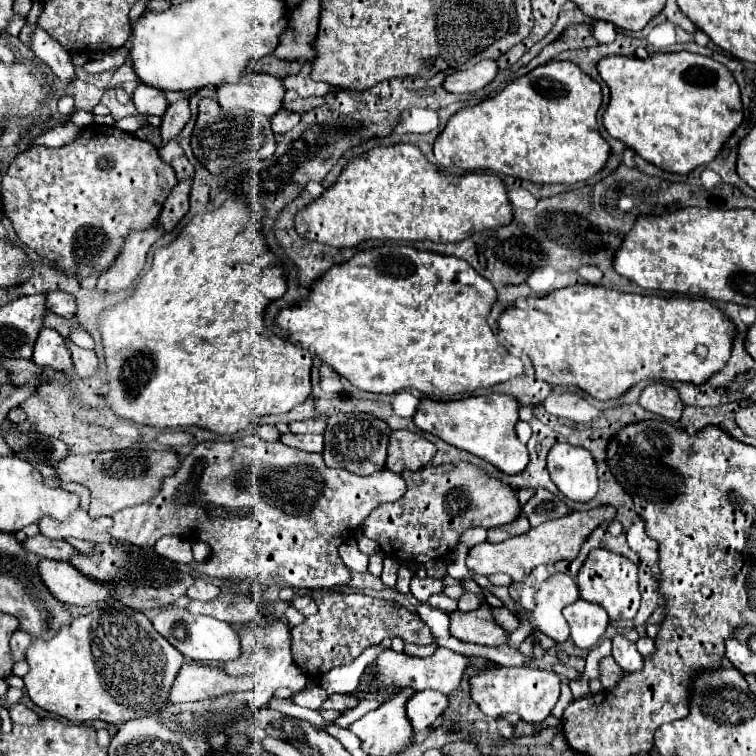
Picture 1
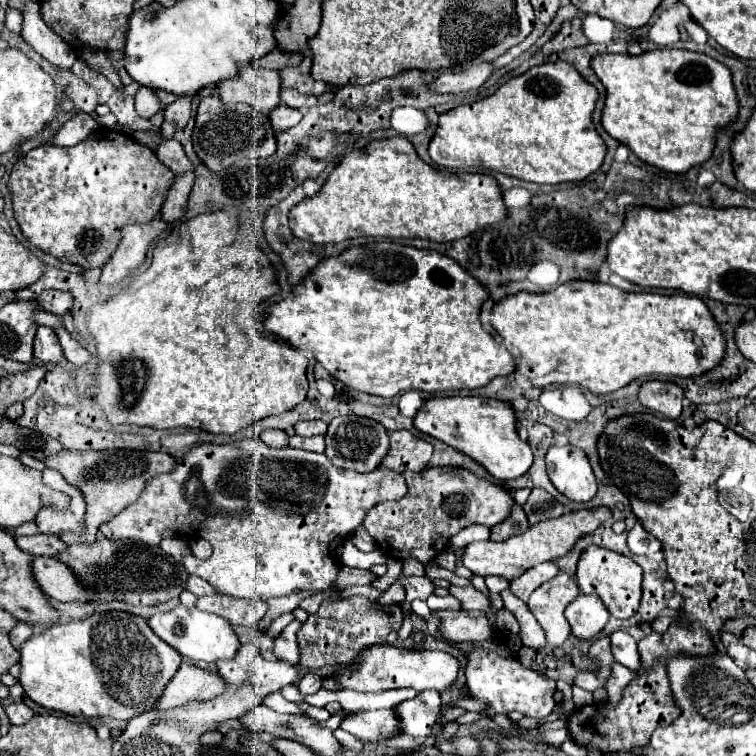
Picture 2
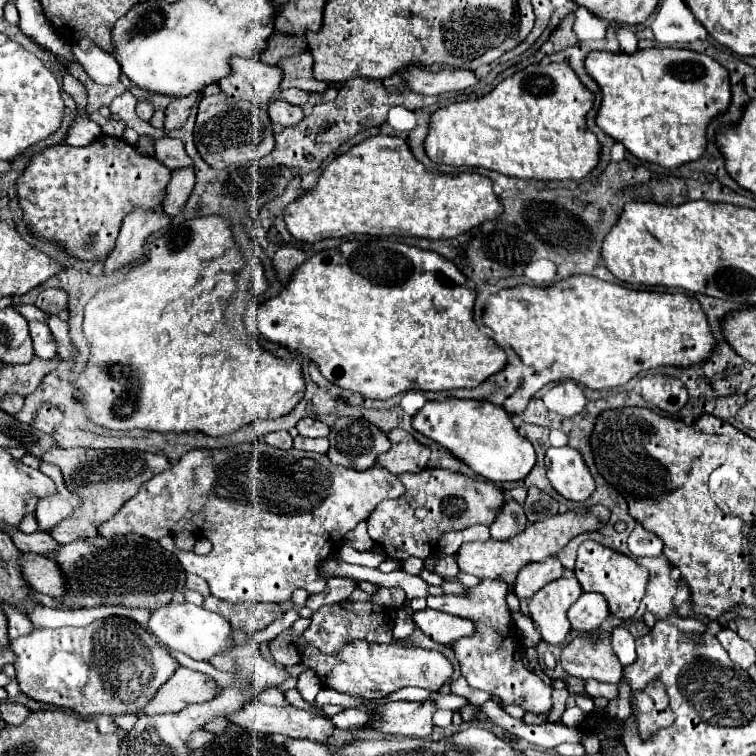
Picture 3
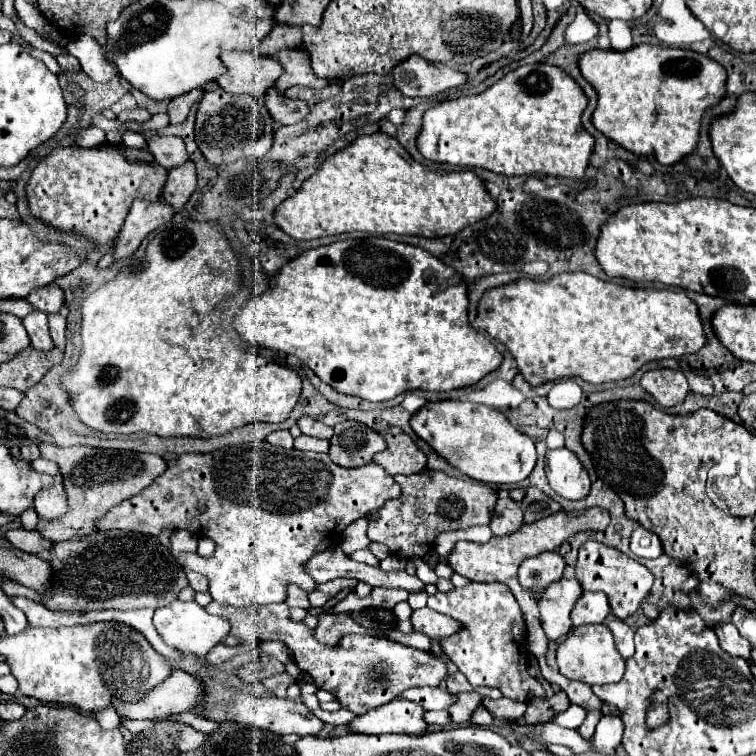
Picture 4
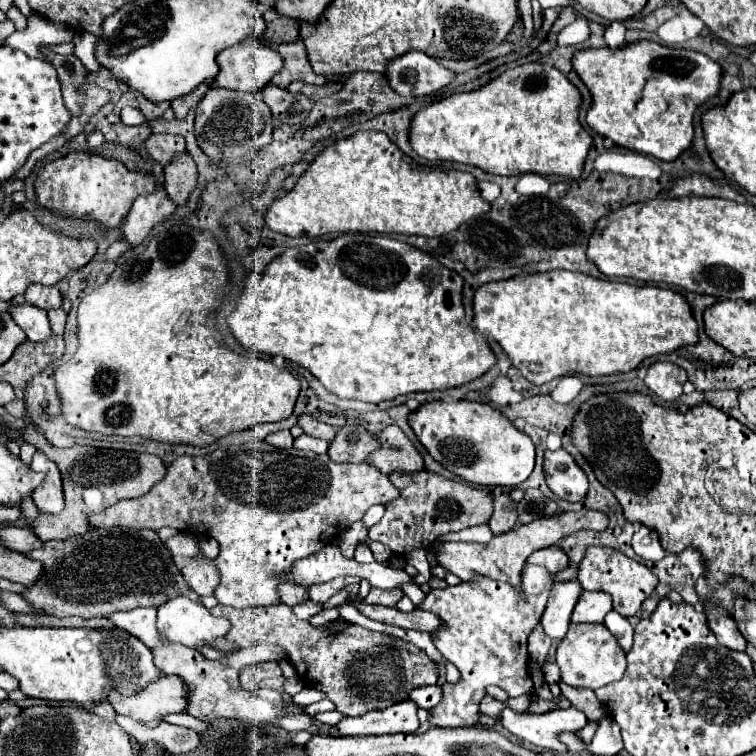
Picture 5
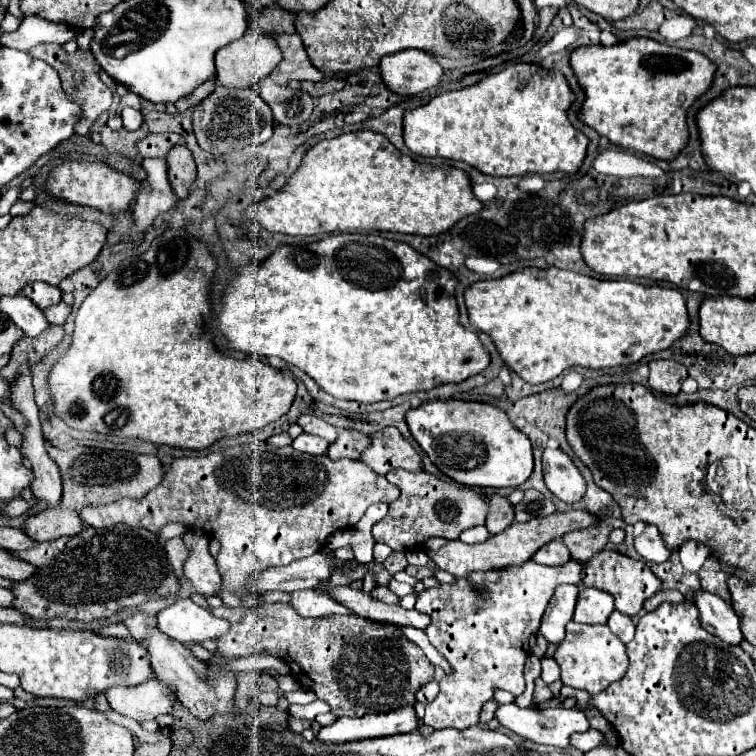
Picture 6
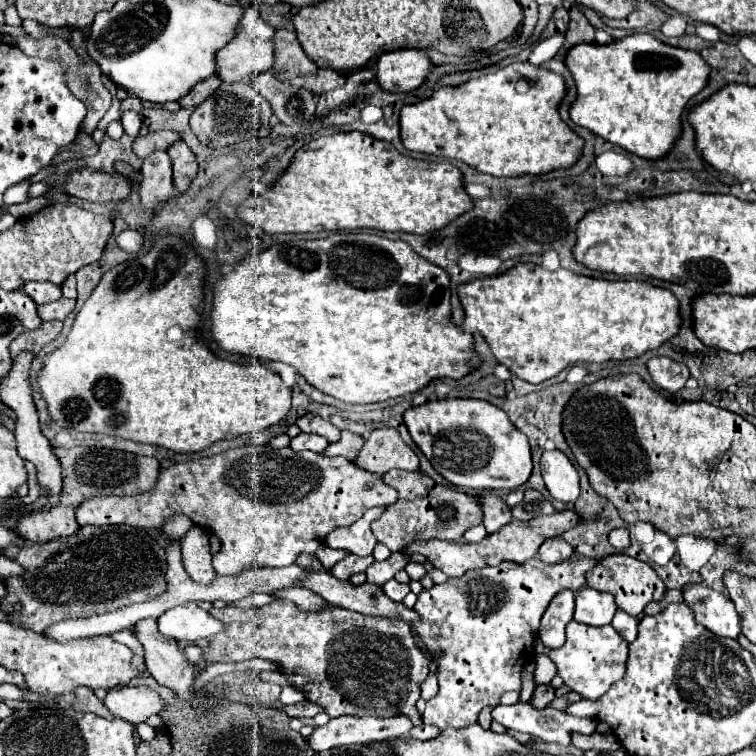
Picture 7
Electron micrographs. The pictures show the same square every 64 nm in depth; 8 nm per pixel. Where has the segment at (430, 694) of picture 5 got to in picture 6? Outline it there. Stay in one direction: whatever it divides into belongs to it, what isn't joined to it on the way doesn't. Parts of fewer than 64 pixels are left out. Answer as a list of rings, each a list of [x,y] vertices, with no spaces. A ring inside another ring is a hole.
[[[428,682],[424,684],[418,692],[416,692],[416,702],[422,702],[422,704],[430,704],[434,698],[438,696],[438,682]]]

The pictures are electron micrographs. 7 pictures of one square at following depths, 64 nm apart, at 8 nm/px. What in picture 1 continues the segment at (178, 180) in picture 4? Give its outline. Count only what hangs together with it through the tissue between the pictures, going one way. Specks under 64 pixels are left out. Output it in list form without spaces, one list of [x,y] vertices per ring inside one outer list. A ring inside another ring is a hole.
[[[184,180],[178,182],[170,196],[164,202],[164,208],[160,212],[158,224],[164,228],[164,232],[172,232],[174,226],[184,218],[184,214],[188,212],[188,196],[190,196],[190,188],[192,188],[192,180]]]

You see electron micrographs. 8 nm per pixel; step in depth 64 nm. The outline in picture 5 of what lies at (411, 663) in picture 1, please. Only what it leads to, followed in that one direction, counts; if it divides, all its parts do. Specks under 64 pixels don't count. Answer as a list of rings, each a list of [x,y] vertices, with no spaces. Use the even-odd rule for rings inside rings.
[[[218,604],[210,612],[230,620],[232,628],[226,638],[236,644],[236,650],[258,642],[282,646],[298,672],[298,680],[308,688],[326,692],[328,700],[336,704],[336,710],[346,716],[362,716],[370,710],[388,708],[400,700],[406,700],[412,688],[438,682],[438,664],[432,662],[424,650],[406,642],[406,654],[400,654],[398,646],[402,640],[364,630],[356,624],[348,626],[340,634],[330,634],[326,628],[314,628],[306,620],[298,620],[286,604],[244,610]]]

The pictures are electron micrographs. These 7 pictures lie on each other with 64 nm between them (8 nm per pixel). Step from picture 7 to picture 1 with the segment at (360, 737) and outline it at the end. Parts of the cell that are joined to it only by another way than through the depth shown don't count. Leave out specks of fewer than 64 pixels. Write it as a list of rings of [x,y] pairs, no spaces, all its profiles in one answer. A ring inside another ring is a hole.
[[[436,690],[416,692],[406,704],[408,718],[416,732],[426,732],[426,728],[430,728],[432,722],[446,712],[446,708],[448,708],[448,696]]]

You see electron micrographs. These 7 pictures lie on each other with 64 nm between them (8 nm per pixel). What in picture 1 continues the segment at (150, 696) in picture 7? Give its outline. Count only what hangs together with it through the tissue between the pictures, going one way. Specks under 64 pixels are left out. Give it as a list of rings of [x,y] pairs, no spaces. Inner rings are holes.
[[[184,662],[170,690],[170,704],[196,702],[196,700],[220,696],[226,692],[250,690],[252,686],[254,686],[252,676],[230,676],[222,668]]]

